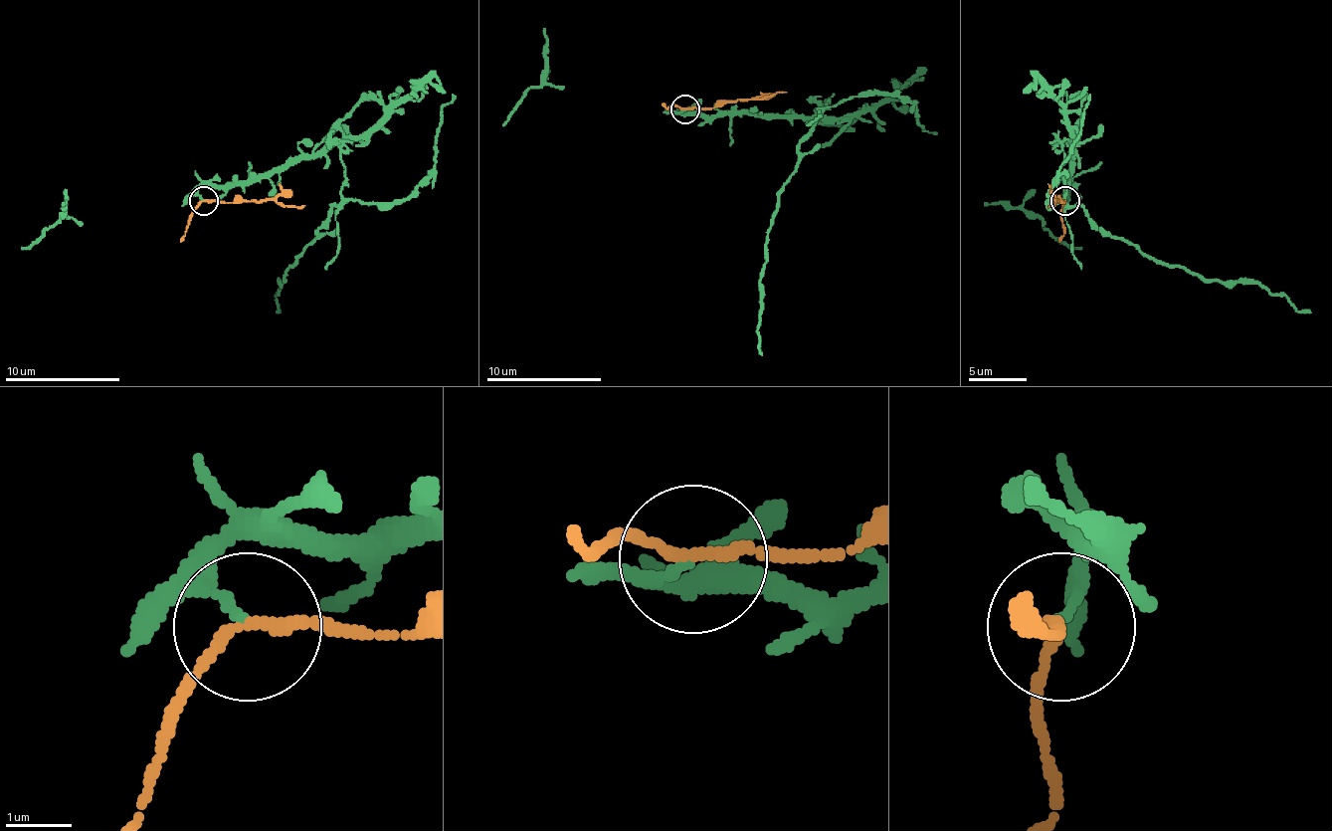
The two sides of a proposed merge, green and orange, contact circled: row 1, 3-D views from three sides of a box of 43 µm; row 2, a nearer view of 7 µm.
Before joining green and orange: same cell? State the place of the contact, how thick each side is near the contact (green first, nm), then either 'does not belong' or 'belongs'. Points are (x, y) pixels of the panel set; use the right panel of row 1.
place (1065, 201); calibres 150 and 160 nm; does not belong

